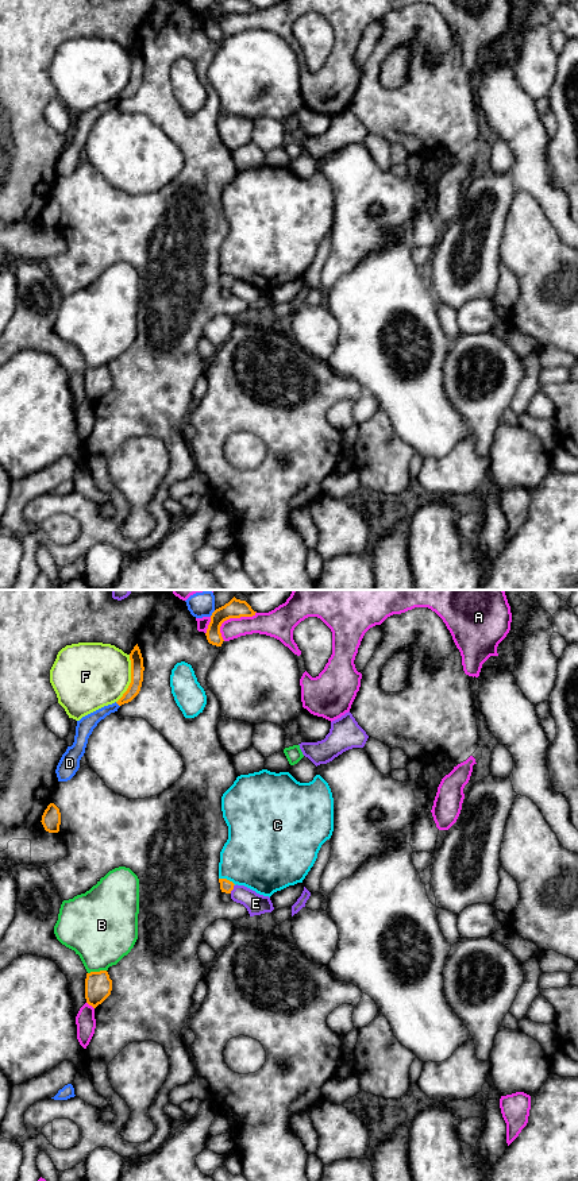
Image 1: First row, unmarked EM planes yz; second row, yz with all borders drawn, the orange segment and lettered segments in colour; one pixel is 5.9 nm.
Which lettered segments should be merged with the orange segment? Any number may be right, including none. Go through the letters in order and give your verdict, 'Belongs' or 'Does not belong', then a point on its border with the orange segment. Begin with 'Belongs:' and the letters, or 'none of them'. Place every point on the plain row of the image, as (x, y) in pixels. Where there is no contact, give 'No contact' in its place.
Belongs: none of them
A: Does not belong. Touches orange at yz (231, 12)
B: Does not belong. Touches orange at yz (96, 367)
C: Does not belong. Touches orange at yz (226, 274)
D: Does not belong. Touches orange at yz (212, 8)
E: Does not belong. Touches orange at yz (232, 284)
F: Does not belong. Touches orange at yz (131, 74)

